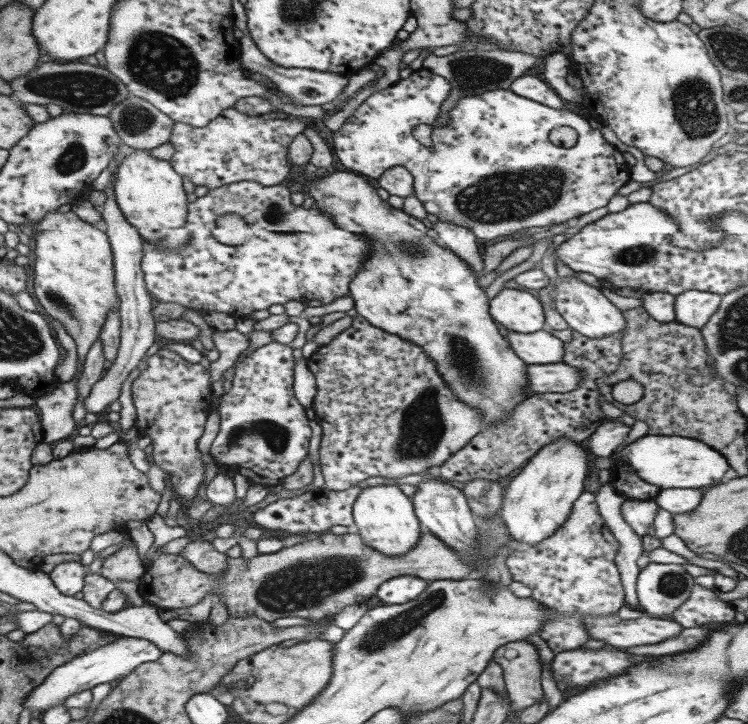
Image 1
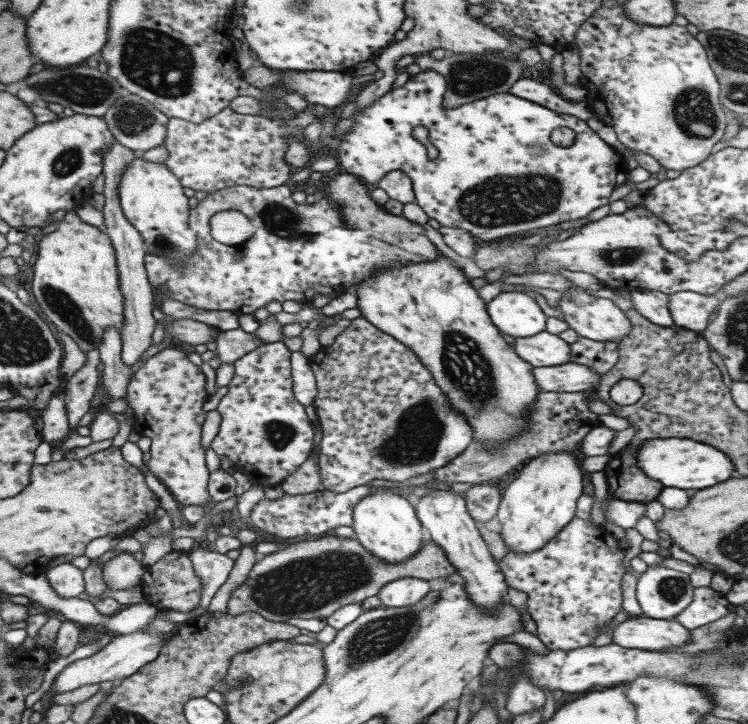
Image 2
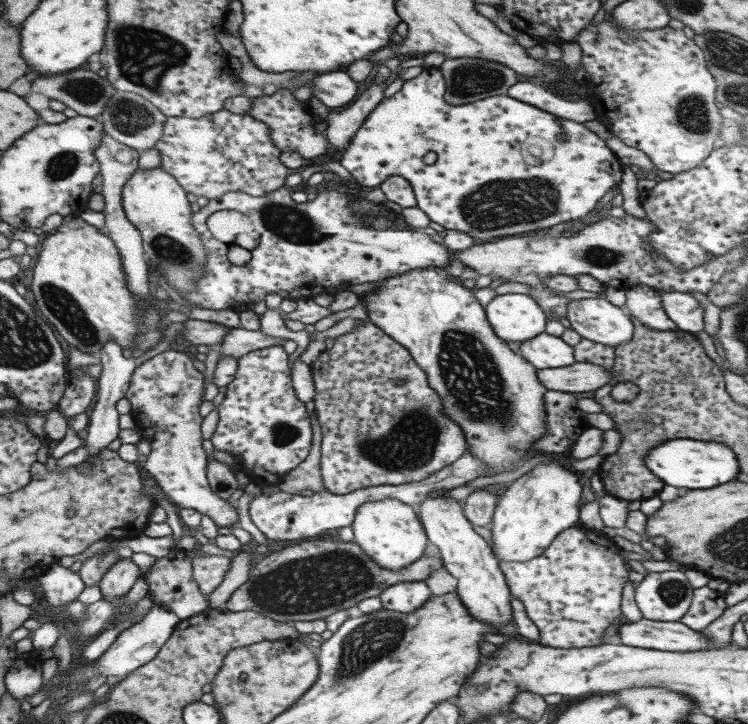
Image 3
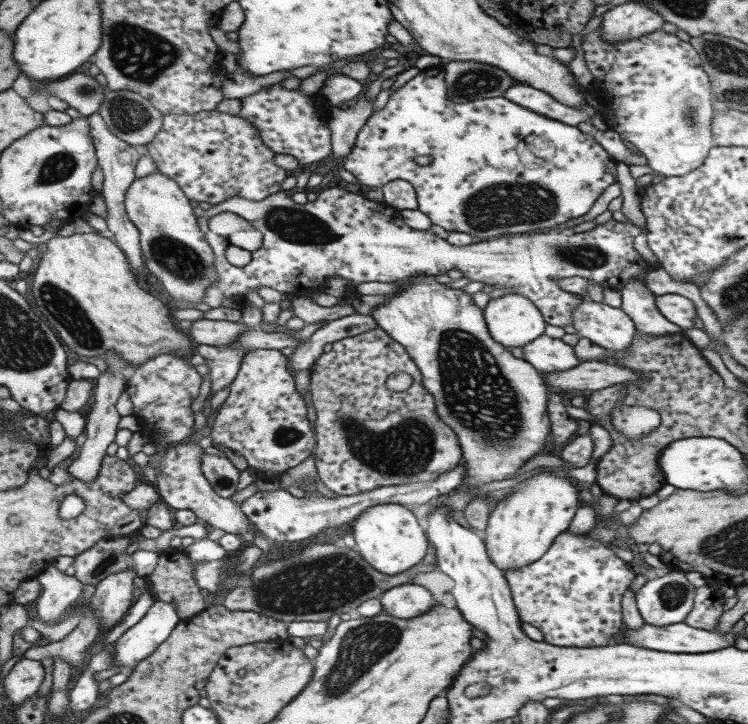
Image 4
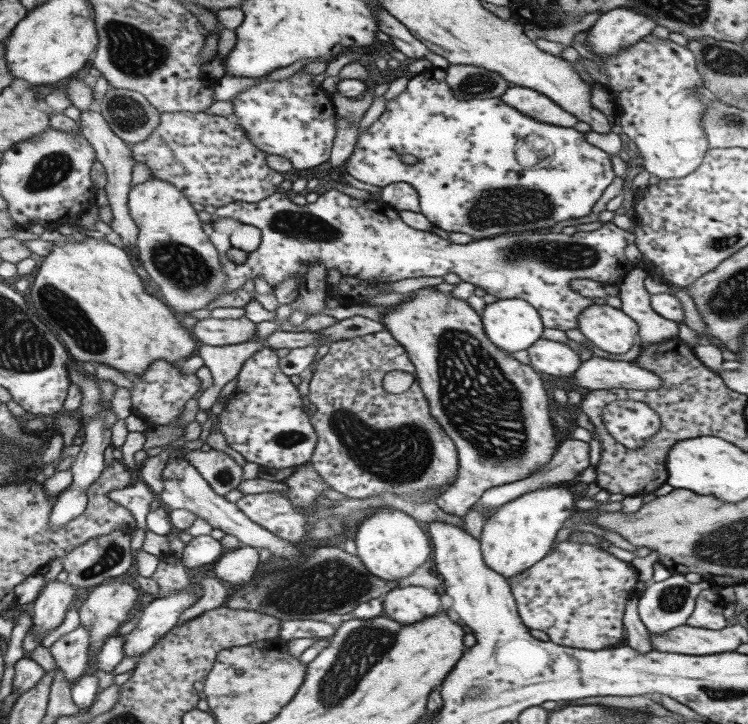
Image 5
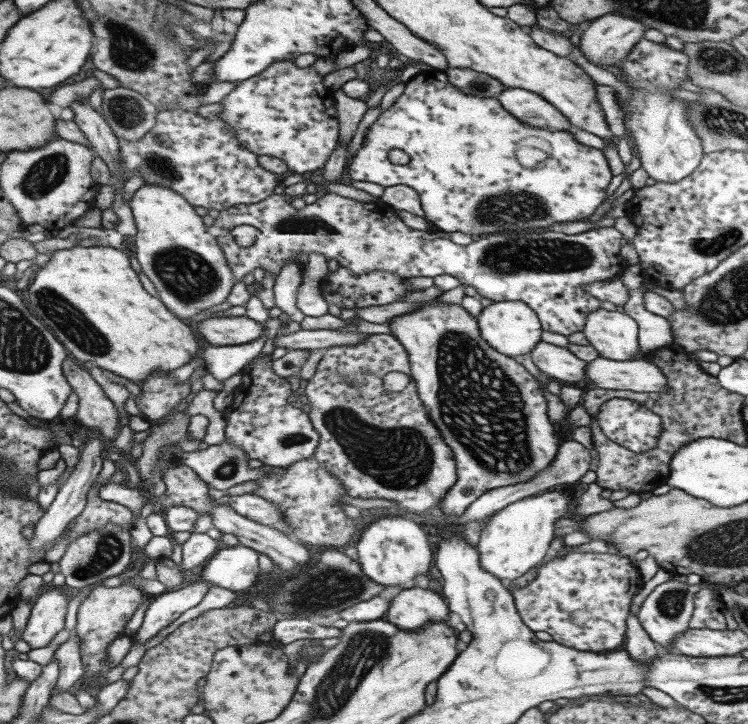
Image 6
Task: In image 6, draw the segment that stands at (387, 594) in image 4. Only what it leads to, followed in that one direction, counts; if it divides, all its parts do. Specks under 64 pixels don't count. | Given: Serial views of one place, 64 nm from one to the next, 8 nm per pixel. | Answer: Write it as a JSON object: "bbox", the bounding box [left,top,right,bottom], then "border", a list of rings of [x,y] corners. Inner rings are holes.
{"bbox":[385,588,454,631],"border":[[[406,588],[389,601],[385,619],[397,628],[412,631],[427,623],[452,623],[454,618],[437,589]]]}

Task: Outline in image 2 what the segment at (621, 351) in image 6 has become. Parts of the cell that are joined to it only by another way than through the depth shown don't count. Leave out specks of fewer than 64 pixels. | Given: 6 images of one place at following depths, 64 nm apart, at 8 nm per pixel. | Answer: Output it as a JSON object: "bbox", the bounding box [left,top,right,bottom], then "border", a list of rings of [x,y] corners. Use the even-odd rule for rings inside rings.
{"bbox":[556,284,631,343],"border":[[[572,284],[563,289],[562,293],[563,295],[558,299],[556,308],[561,311],[563,320],[568,324],[568,328],[575,332],[575,335],[591,341],[617,343],[623,336],[627,336],[631,332],[624,311],[609,299],[587,294],[585,289]]]}

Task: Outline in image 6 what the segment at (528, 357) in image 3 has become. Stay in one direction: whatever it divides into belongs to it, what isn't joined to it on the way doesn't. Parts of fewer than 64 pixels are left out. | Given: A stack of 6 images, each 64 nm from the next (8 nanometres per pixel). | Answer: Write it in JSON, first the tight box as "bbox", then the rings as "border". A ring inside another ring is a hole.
{"bbox":[530,342,586,387],"border":[[[537,342],[530,352],[530,358],[541,375],[548,375],[571,386],[586,387],[584,366],[586,362],[575,357],[566,348],[559,348],[547,342]]]}

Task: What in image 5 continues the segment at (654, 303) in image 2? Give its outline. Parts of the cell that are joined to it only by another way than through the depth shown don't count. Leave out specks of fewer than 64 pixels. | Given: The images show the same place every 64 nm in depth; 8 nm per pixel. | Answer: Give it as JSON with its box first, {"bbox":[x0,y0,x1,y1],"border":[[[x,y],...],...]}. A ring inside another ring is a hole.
{"bbox":[618,262,678,349],"border":[[[639,262],[625,275],[625,279],[618,286],[621,310],[637,325],[637,343],[641,349],[649,344],[661,344],[665,340],[673,340],[678,336],[676,322],[653,312],[650,294],[643,287],[643,280],[647,276],[643,264]]]}

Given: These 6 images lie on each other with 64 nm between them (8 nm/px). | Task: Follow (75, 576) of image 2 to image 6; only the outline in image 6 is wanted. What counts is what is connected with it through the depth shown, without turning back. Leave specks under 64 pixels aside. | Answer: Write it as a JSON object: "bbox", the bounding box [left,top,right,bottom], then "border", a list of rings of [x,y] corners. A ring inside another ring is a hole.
{"bbox":[19,586,67,648],"border":[[[43,586],[33,597],[25,630],[19,638],[32,648],[47,646],[48,642],[63,628],[67,594],[60,587]]]}

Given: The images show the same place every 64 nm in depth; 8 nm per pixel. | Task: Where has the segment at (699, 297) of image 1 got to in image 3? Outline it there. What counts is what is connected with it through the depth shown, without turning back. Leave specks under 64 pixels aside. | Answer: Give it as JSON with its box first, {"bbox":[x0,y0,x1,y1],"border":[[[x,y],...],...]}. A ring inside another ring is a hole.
{"bbox":[661,292,703,334],"border":[[[688,292],[662,293],[661,306],[677,329],[691,334],[703,330],[703,306]]]}

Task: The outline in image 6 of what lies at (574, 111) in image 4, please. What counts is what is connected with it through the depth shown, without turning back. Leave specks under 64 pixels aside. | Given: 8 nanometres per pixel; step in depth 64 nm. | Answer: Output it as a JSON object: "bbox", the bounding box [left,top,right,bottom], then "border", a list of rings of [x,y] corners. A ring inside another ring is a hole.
{"bbox":[496,88,570,131],"border":[[[504,88],[496,99],[508,113],[526,125],[550,131],[567,131],[570,126],[562,112],[534,92],[522,88]]]}

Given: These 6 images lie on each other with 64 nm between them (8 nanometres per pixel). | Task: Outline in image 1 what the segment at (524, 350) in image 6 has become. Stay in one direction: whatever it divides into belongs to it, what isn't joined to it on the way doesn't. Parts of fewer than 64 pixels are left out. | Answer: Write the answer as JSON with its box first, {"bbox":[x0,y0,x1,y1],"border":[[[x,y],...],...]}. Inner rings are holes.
{"bbox":[488,288,545,334],"border":[[[502,288],[488,300],[488,313],[506,330],[531,334],[545,329],[543,306],[528,292],[513,288]]]}

